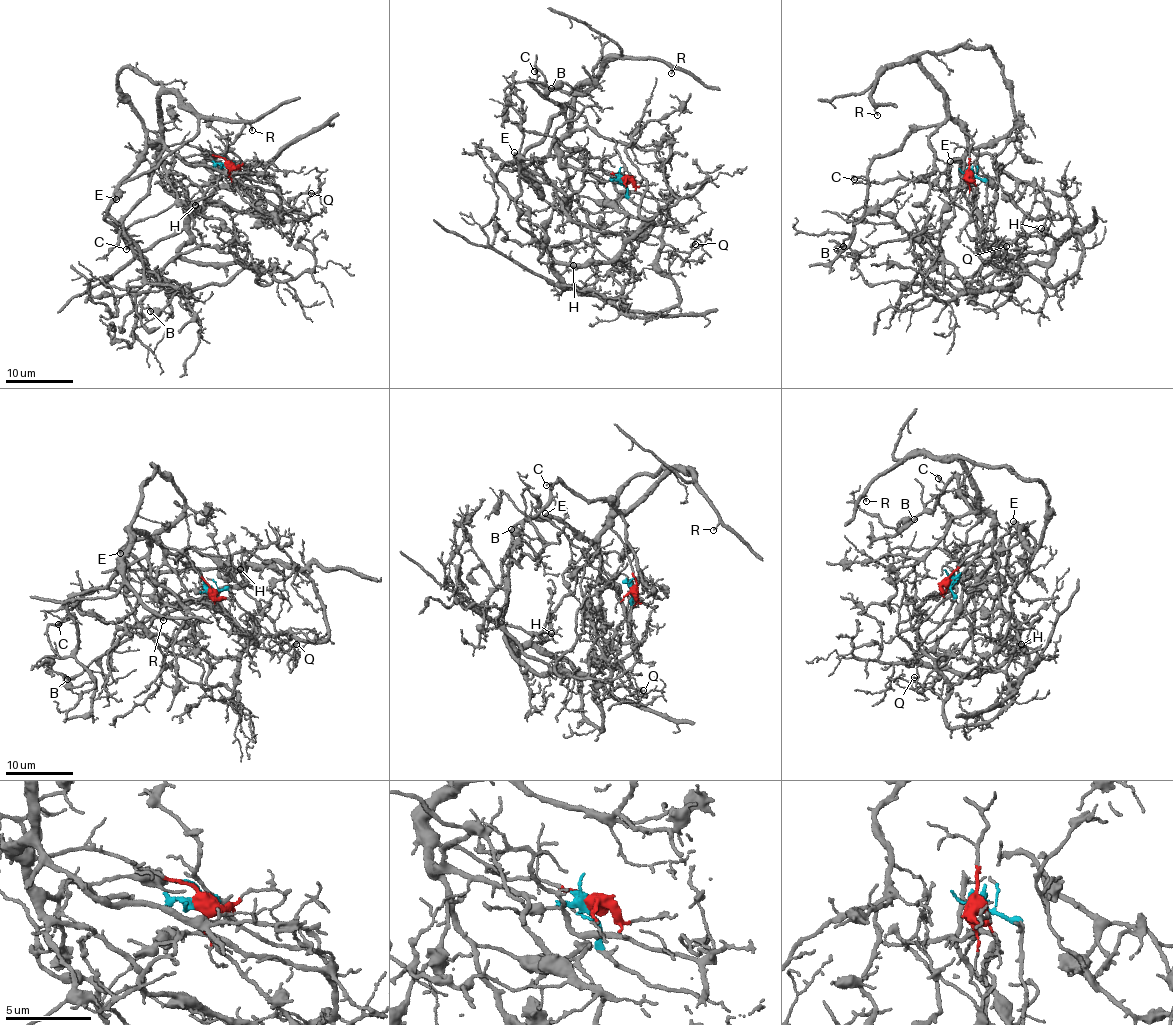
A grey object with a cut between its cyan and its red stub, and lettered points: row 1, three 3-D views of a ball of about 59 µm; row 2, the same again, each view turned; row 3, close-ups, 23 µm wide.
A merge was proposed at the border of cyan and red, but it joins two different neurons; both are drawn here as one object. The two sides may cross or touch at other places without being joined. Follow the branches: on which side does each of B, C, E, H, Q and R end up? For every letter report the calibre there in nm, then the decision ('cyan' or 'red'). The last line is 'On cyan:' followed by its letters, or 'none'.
B: calibre 420 nm; red
C: calibre 120 nm; red
E: calibre 460 nm; red
H: calibre 160 nm; cyan
Q: calibre 110 nm; cyan
R: calibre 100 nm; red
On cyan: H, Q

